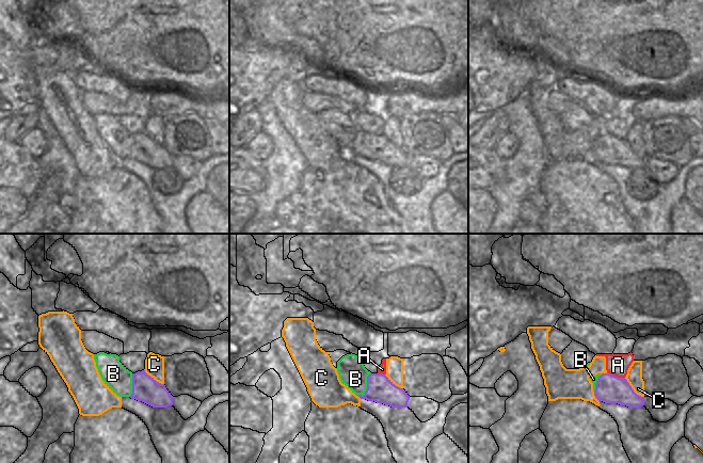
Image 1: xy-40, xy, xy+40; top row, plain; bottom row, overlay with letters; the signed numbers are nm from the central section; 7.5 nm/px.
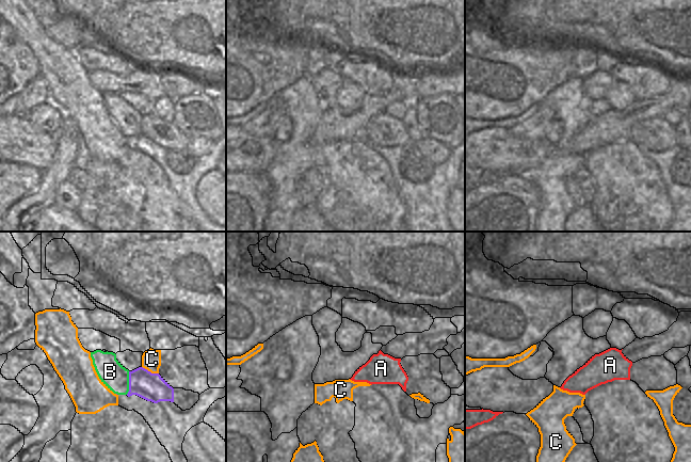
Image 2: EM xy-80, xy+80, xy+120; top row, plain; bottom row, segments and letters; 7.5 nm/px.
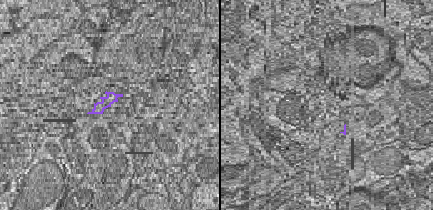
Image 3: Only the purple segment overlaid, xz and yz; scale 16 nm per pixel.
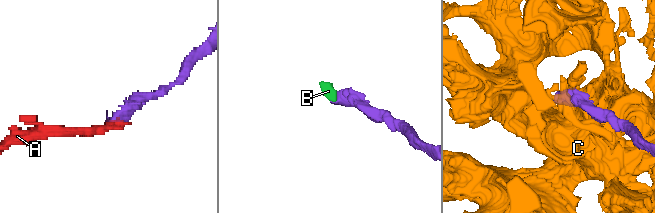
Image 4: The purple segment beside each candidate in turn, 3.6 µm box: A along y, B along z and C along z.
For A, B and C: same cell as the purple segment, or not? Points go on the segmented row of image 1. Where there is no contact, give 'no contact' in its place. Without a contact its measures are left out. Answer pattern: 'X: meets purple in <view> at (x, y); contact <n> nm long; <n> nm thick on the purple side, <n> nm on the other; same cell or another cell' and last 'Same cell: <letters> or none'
A: meets purple in xy+40 at (614, 376); contact 140 nm long; 220 nm thick on the purple side, 160 nm on the other; same cell
B: meets purple in xy at (367, 387); contact 200 nm long; 200 nm thick on the purple side, 200 nm on the other; another cell
C: meets purple in xy+40 at (633, 389); contact 220 nm long; 220 nm thick on the purple side, 120 nm on the other; another cell
Same cell: A

